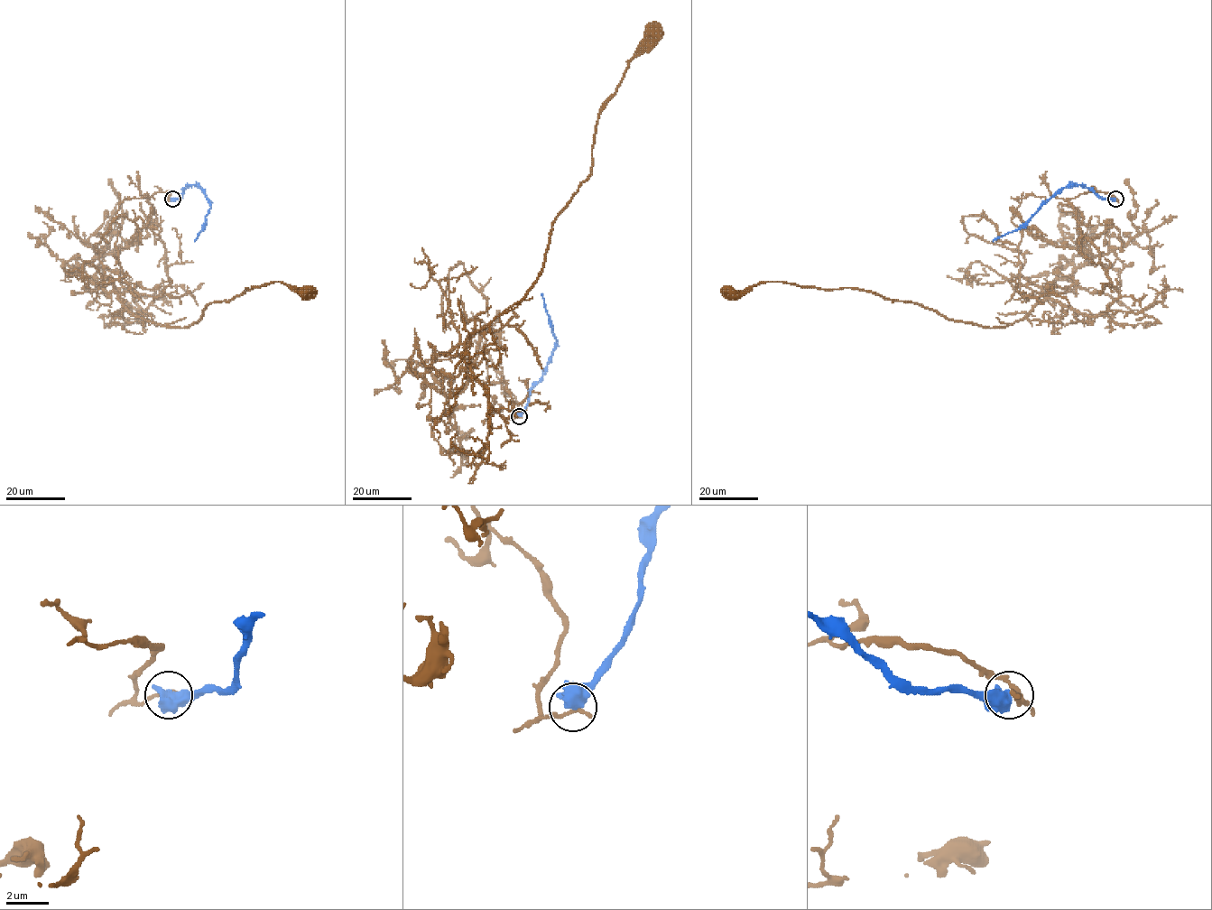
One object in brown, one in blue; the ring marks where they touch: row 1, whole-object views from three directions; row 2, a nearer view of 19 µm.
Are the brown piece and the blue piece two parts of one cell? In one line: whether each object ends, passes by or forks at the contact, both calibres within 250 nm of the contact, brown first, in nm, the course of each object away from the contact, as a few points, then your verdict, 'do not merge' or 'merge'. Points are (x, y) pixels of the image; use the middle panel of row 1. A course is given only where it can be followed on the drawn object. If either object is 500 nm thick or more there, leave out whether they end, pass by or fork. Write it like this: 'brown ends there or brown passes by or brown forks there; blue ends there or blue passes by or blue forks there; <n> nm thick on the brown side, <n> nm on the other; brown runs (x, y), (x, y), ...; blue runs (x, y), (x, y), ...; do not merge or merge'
220 nm thick on the brown side, 550 nm on the other; brown runs (519, 416), (495, 369), (516, 410), (490, 405), (464, 342), (533, 283), (590, 172), (600, 106), (653, 32); blue runs (519, 416), (530, 390), (542, 376), (557, 341), (541, 294); do not merge

